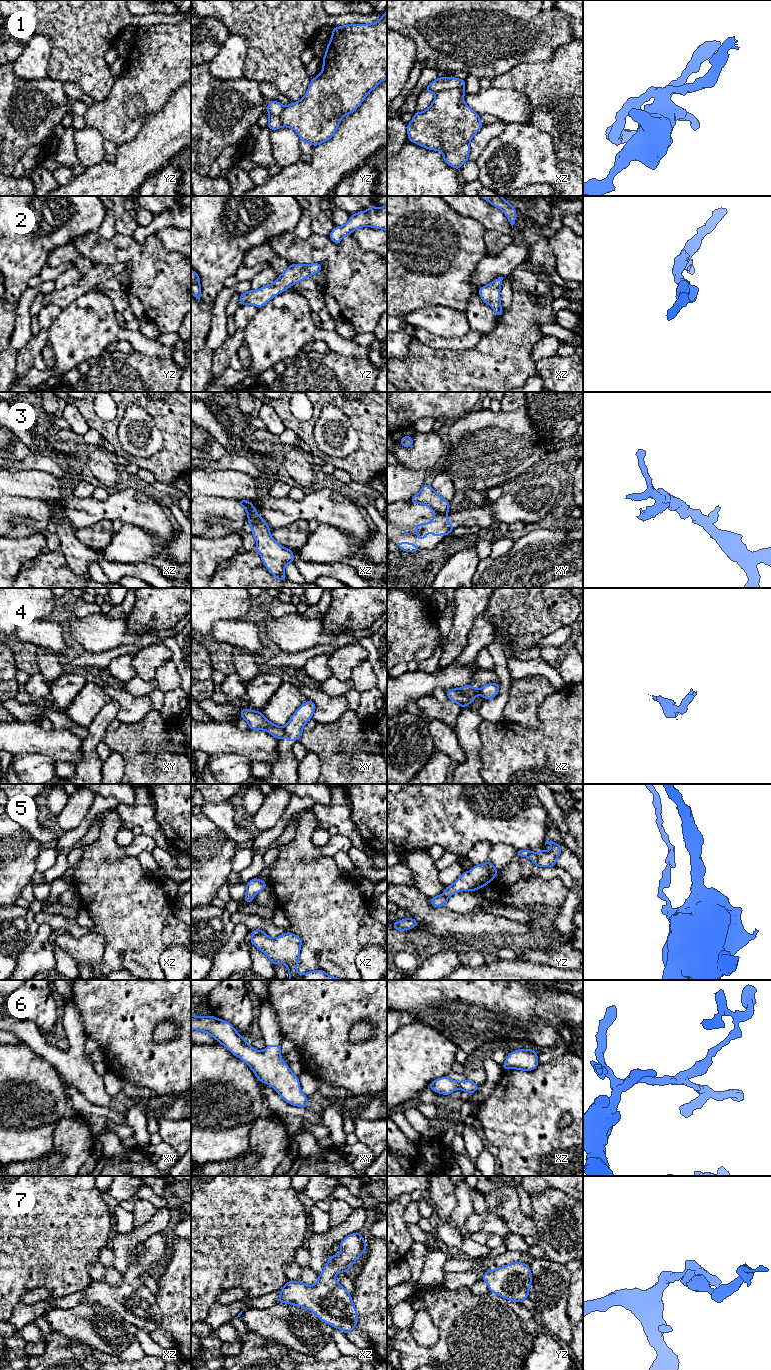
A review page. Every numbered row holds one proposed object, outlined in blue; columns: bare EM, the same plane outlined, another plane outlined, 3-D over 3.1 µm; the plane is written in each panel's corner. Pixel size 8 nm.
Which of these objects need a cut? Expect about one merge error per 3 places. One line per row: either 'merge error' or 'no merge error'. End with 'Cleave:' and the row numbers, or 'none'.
1: merge error
2: no merge error
3: merge error
4: merge error
5: merge error
6: no merge error
7: no merge error
Cleave: 1, 3, 4, 5

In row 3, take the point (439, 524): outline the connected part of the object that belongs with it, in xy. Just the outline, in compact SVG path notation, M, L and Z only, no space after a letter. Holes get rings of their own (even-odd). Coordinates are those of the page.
M434 512L434 518L430 523L417 524L415 527L416 537L422 541L427 538L428 531L436 537L440 534L446 537L454 529L453 525L448 522L446 515L447 514Z

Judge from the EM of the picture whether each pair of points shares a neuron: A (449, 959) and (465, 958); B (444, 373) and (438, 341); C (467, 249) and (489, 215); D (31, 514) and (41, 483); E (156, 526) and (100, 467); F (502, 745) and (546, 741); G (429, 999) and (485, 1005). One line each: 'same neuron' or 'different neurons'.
A: different neurons
B: different neurons
C: different neurons
D: different neurons
E: different neurons
F: same neuron
G: same neuron

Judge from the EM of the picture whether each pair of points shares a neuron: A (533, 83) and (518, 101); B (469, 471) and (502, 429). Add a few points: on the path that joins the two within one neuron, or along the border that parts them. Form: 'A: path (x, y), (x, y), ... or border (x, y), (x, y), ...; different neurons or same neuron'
A: border (501, 88), (522, 92), (531, 106), (530, 117); different neurons
B: path (475, 461), (497, 439); same neuron

